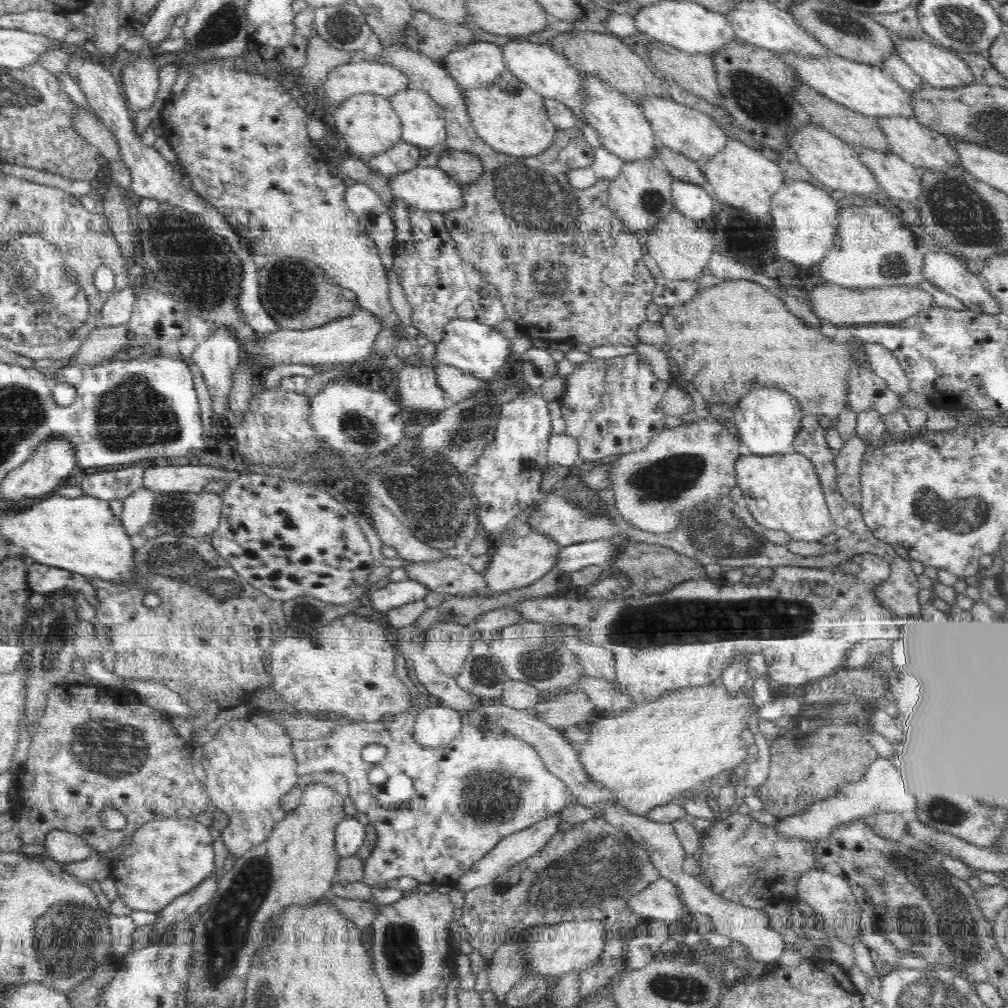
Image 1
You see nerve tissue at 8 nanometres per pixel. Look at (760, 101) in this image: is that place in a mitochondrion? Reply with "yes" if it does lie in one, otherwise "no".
yes

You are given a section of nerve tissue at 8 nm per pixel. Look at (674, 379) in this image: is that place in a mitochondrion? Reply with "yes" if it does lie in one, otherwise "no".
no

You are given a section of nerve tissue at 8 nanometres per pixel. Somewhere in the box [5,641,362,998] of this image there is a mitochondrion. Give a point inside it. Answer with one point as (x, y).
(66, 937)

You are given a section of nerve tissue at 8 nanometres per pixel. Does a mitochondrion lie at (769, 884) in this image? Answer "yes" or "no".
no

